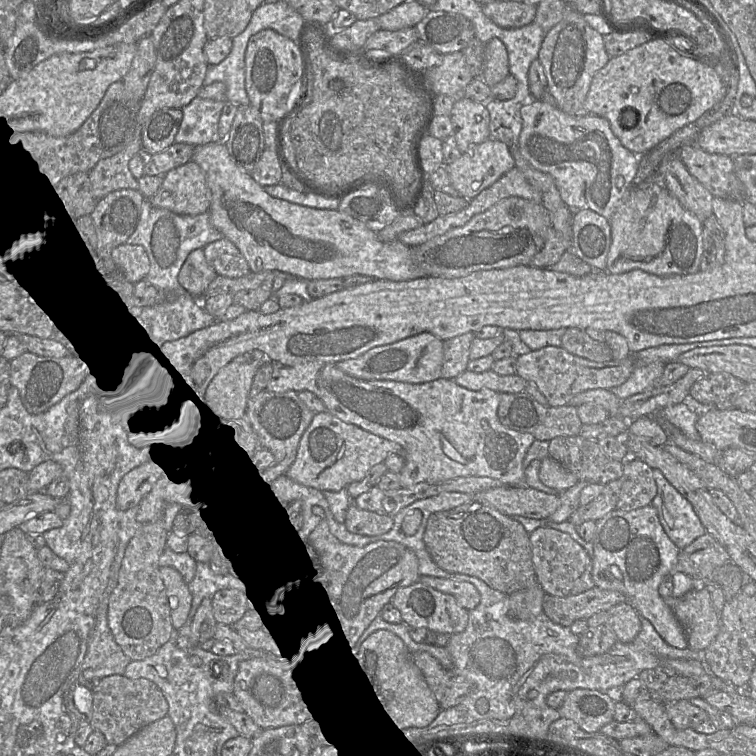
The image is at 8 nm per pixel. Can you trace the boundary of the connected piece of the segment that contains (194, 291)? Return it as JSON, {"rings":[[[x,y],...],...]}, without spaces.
{"rings":[[[196,249],[183,263],[178,282],[191,296],[199,299],[216,277],[215,270],[206,261],[203,249]]]}

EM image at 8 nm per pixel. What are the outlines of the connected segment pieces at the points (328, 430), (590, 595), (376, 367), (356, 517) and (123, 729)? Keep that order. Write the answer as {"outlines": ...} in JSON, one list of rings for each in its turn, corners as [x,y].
{"outlines":[[[[329,411],[315,413],[300,439],[296,458],[287,471],[287,481],[321,492],[337,492],[361,481],[371,468],[384,462],[390,454],[404,455],[402,446],[343,422]]],[[[592,586],[574,595],[551,596],[543,599],[543,614],[557,624],[569,627],[580,619],[587,619],[600,611],[606,611],[625,601],[622,593]]],[[[422,332],[397,342],[374,347],[357,358],[335,363],[346,374],[360,380],[392,380],[420,384],[441,377],[444,341],[432,333]]],[[[352,504],[347,510],[344,525],[349,532],[354,534],[378,536],[391,530],[393,522],[392,517],[361,510]]],[[[124,674],[110,675],[97,681],[93,695],[90,724],[105,736],[108,744],[122,745],[143,727],[169,713],[169,703],[163,690],[145,678],[130,679]]]]}

